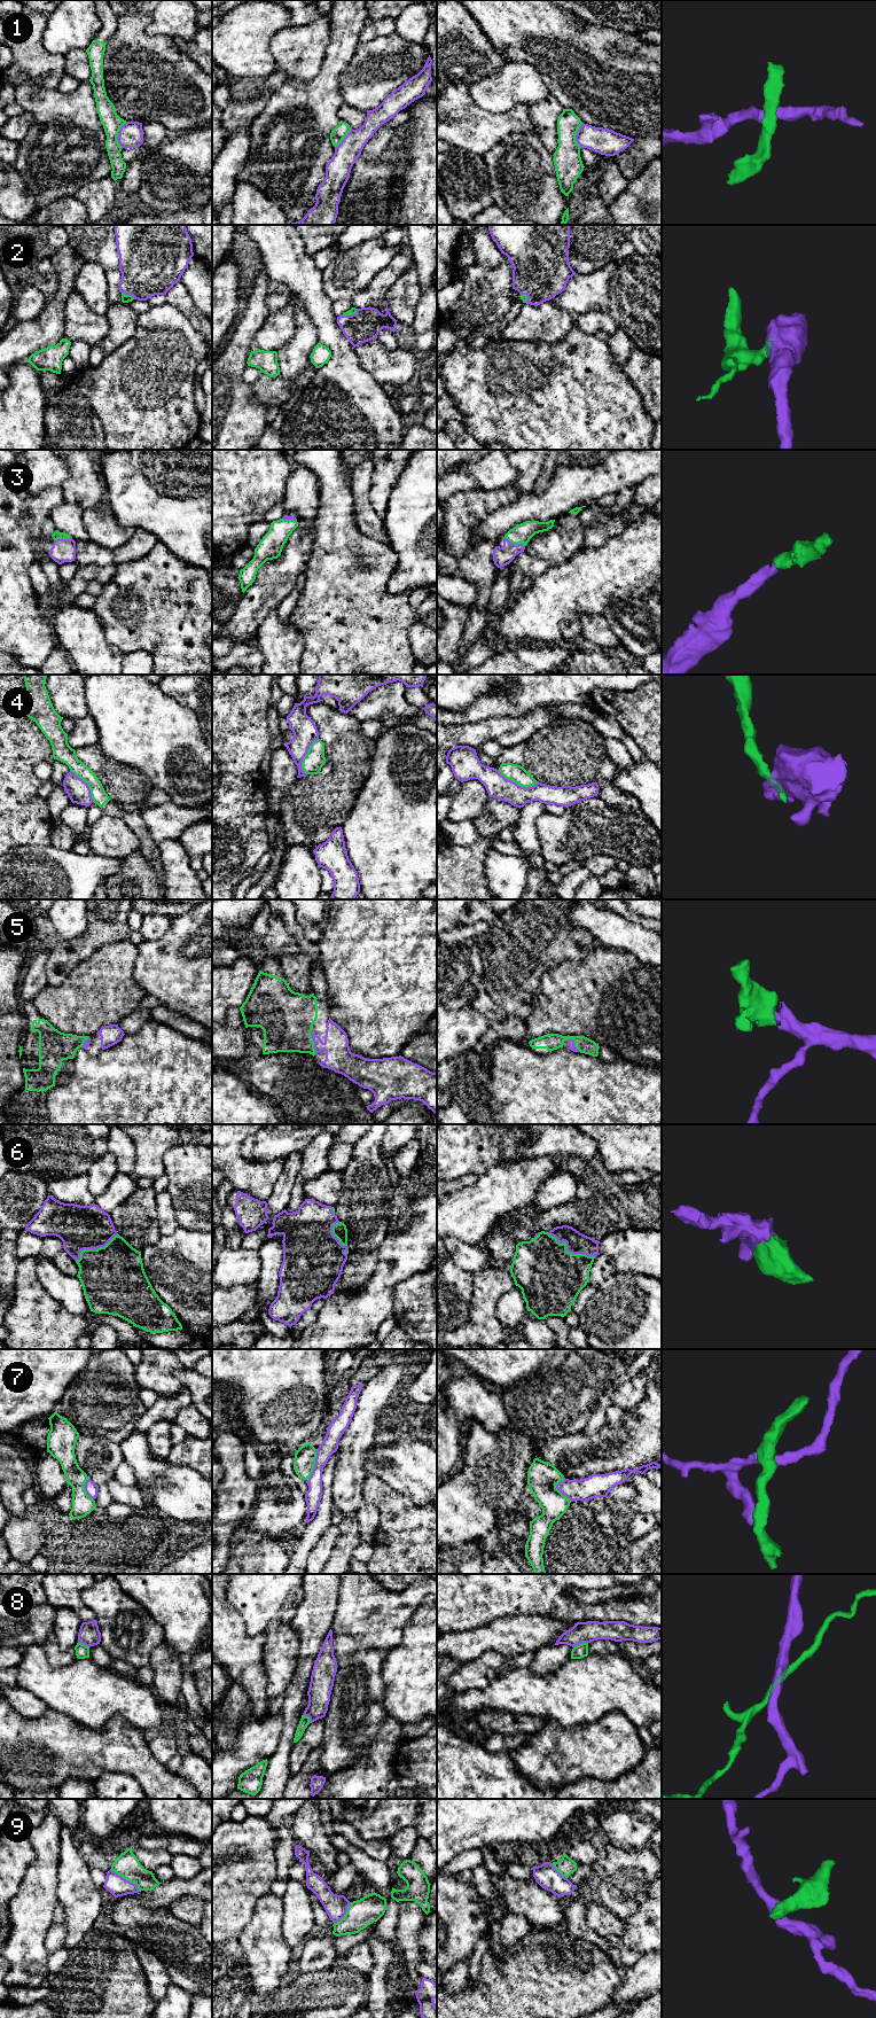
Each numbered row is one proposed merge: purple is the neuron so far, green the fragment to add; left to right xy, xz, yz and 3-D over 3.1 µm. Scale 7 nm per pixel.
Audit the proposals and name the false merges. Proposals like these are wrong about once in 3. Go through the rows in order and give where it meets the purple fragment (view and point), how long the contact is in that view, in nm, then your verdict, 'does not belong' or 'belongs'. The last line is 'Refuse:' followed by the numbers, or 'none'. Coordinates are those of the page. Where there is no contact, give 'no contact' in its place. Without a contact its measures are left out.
1: xy (118, 134) | 190 nm | does not belong
2: xy (128, 294) | 110 nm | belongs
3: yz (514, 544) | 170 nm | belongs
4: yz (516, 784) | 300 nm | does not belong
5: xz (313, 1041) | 170 nm | belongs
6: yz (568, 1251) | 380 nm | belongs
7: xz (314, 1465) | 240 nm | does not belong
8: yz (580, 1643) | 110 nm | does not belong
9: xy (125, 1879) | 260 nm | does not belong
Refuse: 1, 4, 7, 8, 9

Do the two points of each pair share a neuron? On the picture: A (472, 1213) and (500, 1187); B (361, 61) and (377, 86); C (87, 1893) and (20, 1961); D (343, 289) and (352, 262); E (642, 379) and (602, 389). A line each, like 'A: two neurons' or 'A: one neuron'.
A: one neuron
B: one neuron
C: two neurons
D: one neuron
E: two neurons

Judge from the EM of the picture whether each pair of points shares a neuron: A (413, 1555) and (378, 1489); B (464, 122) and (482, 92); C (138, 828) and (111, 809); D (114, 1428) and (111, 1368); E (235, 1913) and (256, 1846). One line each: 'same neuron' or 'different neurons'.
A: same neuron
B: different neurons
C: same neuron
D: same neuron
E: same neuron

